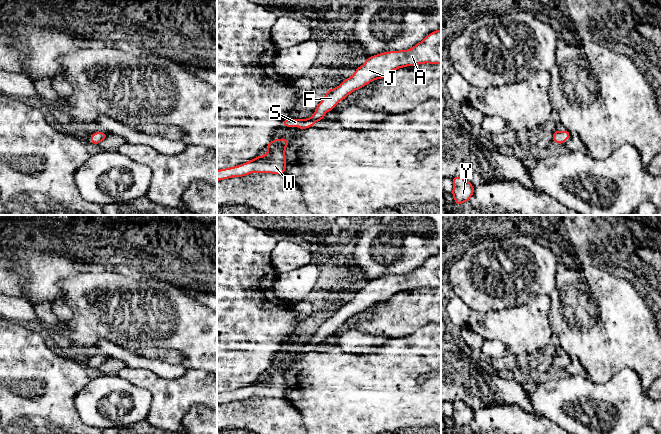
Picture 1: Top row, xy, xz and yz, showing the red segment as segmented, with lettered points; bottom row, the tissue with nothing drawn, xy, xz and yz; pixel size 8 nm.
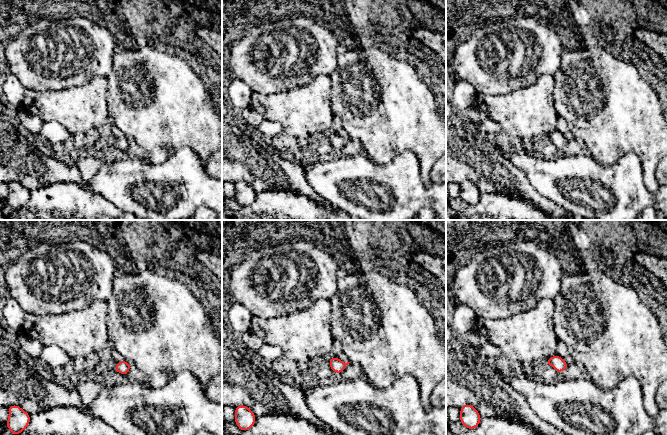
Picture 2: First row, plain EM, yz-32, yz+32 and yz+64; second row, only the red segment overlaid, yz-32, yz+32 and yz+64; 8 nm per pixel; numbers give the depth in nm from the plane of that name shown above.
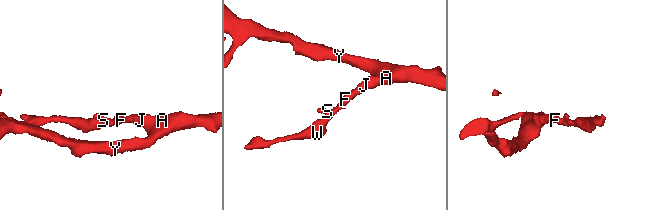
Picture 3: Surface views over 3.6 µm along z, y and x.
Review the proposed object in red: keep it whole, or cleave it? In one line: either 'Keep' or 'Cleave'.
Keep

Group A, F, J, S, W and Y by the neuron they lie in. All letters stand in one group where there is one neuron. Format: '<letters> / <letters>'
A F J S W Y

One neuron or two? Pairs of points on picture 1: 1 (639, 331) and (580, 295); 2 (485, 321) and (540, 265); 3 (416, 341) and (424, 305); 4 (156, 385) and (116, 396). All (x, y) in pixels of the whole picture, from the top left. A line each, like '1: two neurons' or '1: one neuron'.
1: one neuron
2: two neurons
3: two neurons
4: two neurons

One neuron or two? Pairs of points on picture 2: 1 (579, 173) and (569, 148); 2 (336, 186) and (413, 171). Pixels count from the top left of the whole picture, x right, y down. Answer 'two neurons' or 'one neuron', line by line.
1: two neurons
2: one neuron

